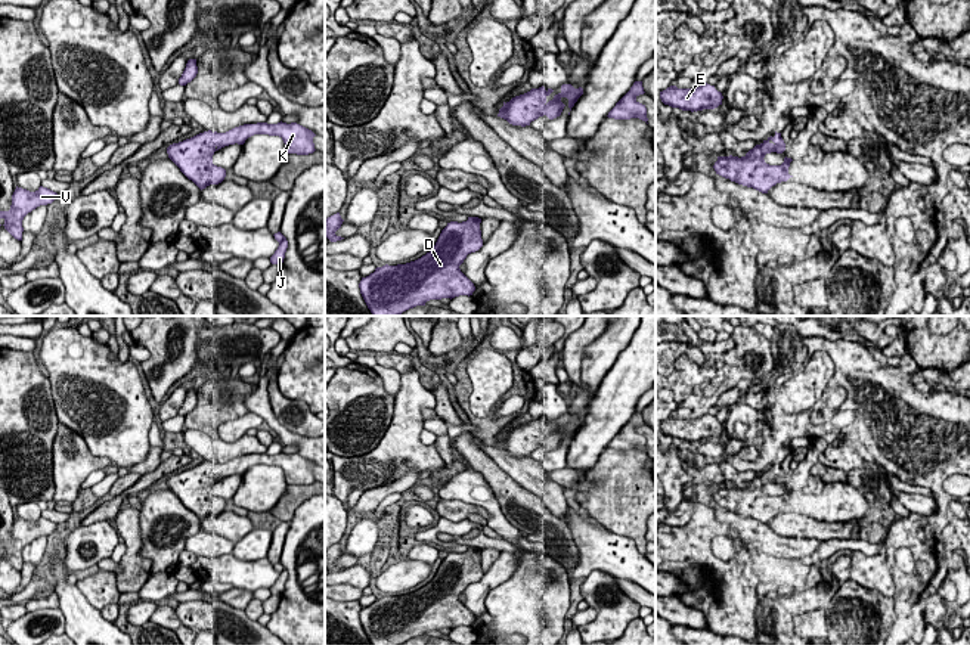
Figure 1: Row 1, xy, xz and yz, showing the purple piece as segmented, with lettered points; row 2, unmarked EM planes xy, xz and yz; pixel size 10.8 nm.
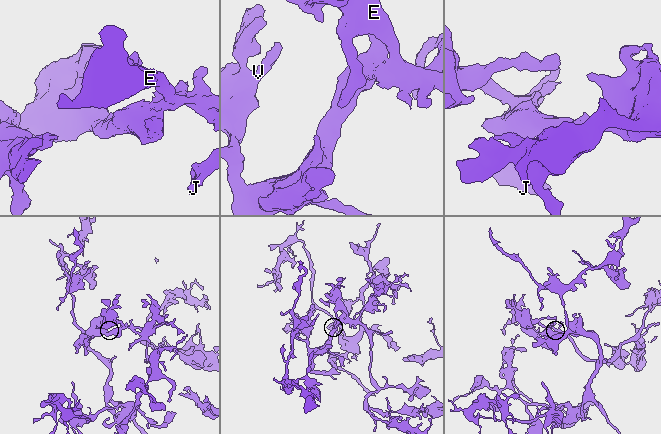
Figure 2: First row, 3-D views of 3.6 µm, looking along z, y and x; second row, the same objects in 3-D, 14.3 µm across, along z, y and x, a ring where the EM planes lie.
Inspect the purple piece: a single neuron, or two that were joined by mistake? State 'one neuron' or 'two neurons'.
one neuron

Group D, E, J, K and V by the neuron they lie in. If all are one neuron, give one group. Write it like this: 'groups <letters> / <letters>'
groups D E J K V

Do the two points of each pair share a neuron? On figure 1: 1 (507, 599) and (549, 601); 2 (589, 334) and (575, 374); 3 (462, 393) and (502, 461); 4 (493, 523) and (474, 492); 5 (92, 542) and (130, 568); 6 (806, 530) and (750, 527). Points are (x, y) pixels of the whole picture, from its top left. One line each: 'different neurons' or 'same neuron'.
1: same neuron
2: same neuron
3: different neurons
4: same neuron
5: different neurons
6: different neurons

